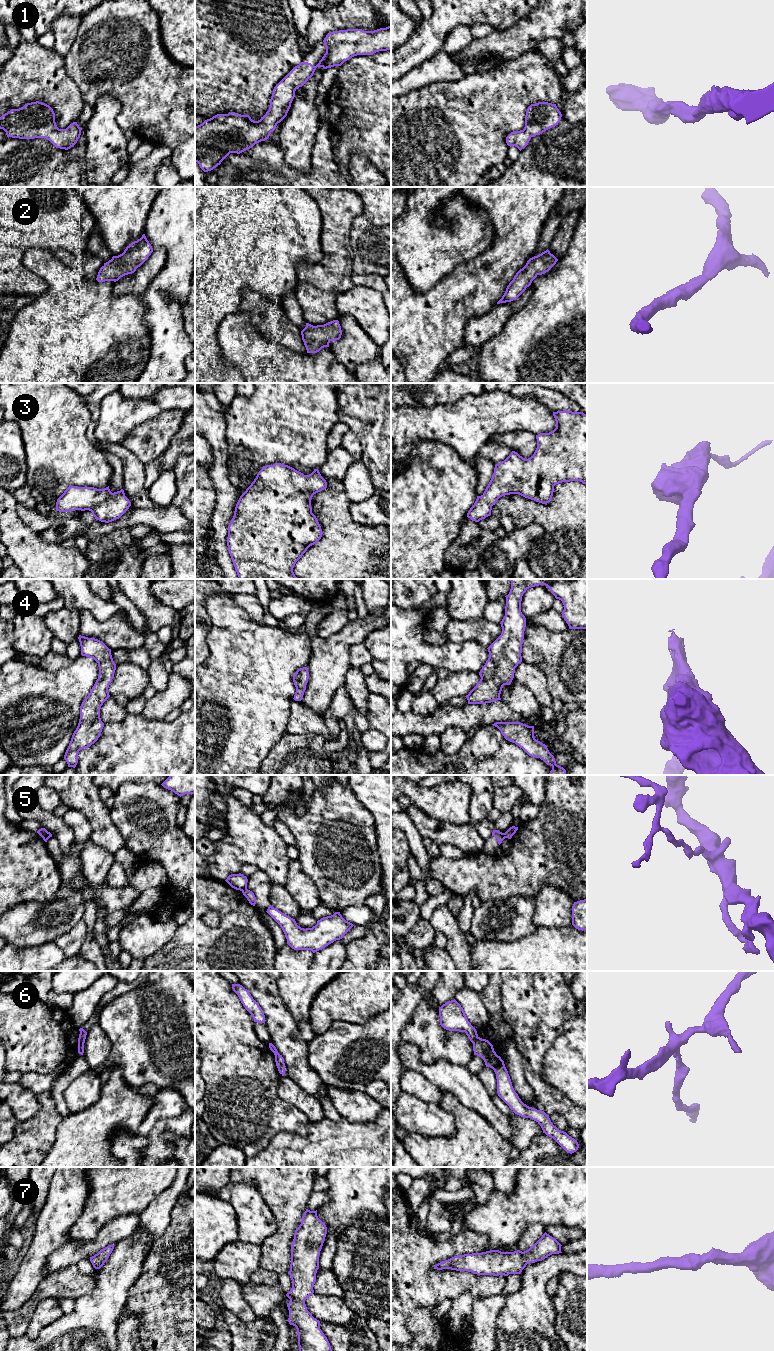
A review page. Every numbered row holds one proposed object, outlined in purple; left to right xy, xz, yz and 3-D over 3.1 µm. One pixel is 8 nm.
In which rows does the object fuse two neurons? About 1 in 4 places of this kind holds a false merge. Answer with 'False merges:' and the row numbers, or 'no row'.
False merges: 5, 6

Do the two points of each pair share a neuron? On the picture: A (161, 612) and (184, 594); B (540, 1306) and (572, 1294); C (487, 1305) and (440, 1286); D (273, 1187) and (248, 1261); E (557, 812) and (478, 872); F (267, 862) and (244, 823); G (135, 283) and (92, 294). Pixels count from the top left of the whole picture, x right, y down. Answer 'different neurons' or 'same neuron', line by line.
A: different neurons
B: different neurons
C: different neurons
D: different neurons
E: same neuron
F: same neuron
G: different neurons

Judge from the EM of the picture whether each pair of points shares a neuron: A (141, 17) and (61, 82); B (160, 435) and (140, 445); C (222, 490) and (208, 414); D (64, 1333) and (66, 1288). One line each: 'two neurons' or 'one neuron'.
A: two neurons
B: one neuron
C: one neuron
D: two neurons

